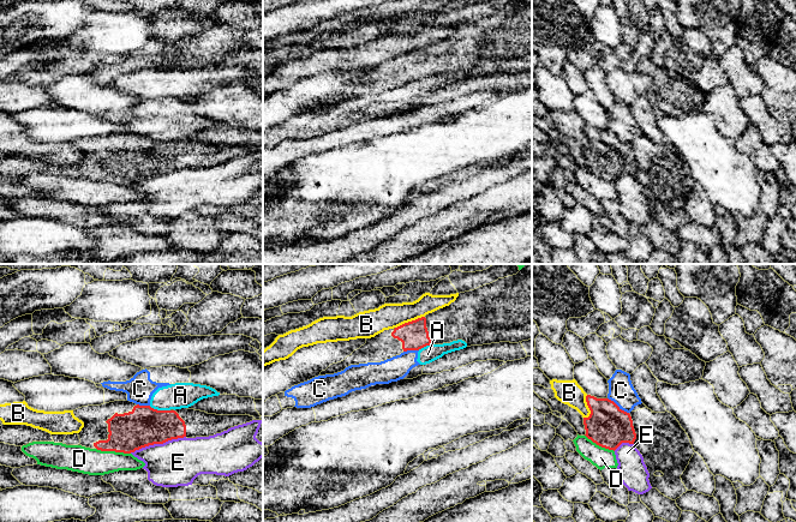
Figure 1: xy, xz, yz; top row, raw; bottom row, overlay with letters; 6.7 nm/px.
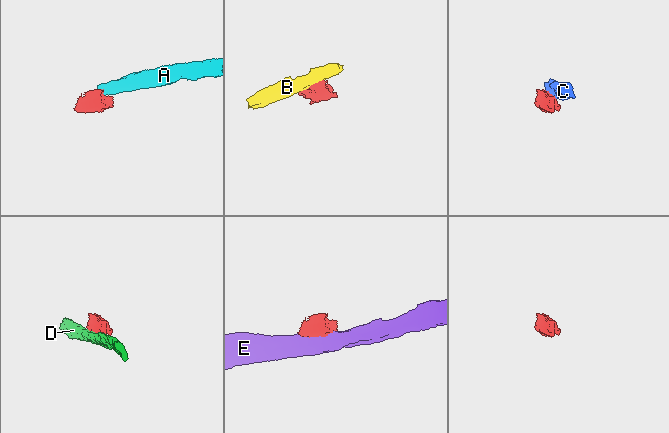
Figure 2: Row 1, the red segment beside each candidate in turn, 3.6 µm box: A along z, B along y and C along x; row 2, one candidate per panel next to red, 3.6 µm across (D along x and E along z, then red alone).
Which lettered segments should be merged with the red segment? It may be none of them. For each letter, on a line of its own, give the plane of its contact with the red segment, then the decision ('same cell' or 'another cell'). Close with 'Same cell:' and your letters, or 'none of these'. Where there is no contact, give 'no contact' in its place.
A: xy | another cell
B: xz | another cell
C: yz | another cell
D: xy | another cell
E: xy | another cell
Same cell: none of these

